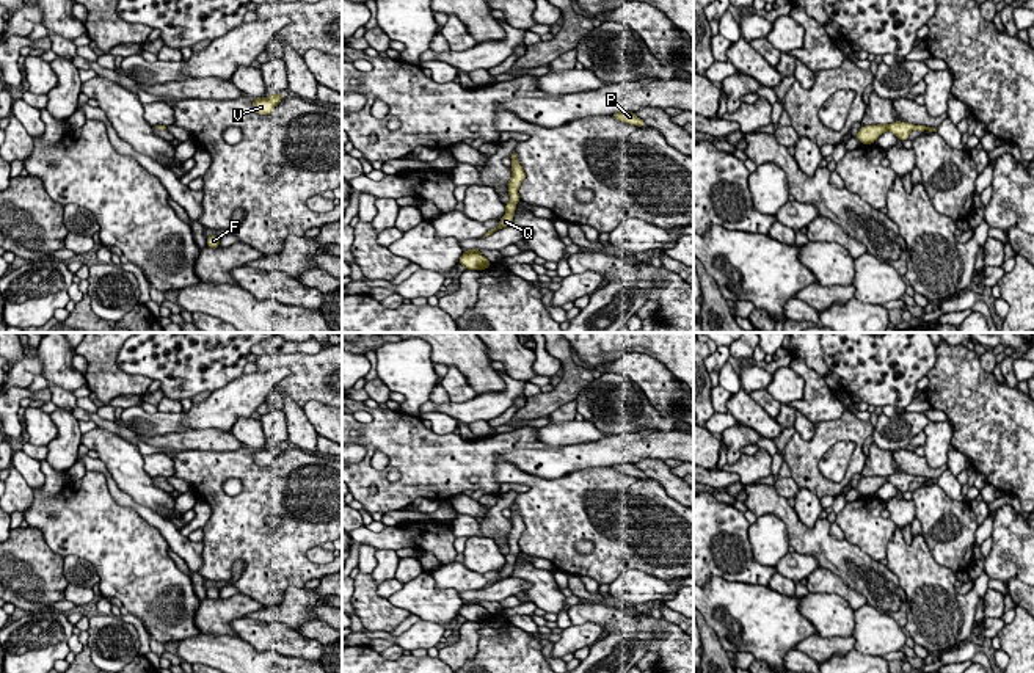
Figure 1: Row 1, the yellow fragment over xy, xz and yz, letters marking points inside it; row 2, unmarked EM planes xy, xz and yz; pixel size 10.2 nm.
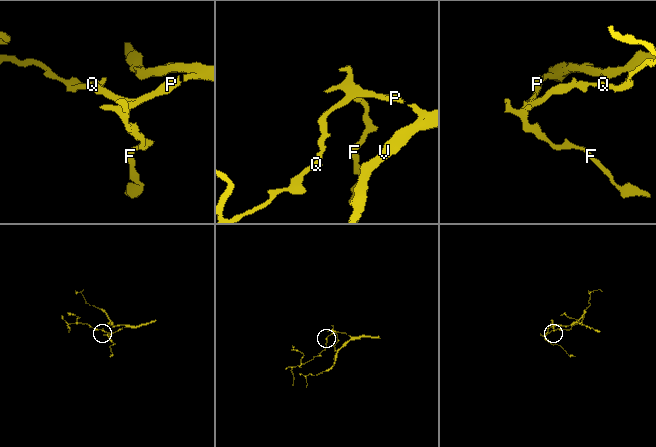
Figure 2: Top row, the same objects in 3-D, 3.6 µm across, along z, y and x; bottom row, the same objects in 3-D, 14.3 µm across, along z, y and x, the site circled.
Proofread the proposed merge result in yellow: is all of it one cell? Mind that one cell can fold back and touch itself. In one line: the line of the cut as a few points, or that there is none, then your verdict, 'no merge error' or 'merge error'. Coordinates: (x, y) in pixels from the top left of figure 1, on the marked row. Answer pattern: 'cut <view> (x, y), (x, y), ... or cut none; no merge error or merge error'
cut none; no merge error

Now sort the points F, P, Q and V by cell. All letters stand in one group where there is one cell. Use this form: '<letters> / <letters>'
F P Q V

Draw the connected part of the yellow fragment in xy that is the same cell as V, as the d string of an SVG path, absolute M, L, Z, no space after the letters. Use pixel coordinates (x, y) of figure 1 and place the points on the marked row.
M271 94L268 97L254 99L253 107L259 115L268 115L275 110L275 107L281 102L284 94Z

